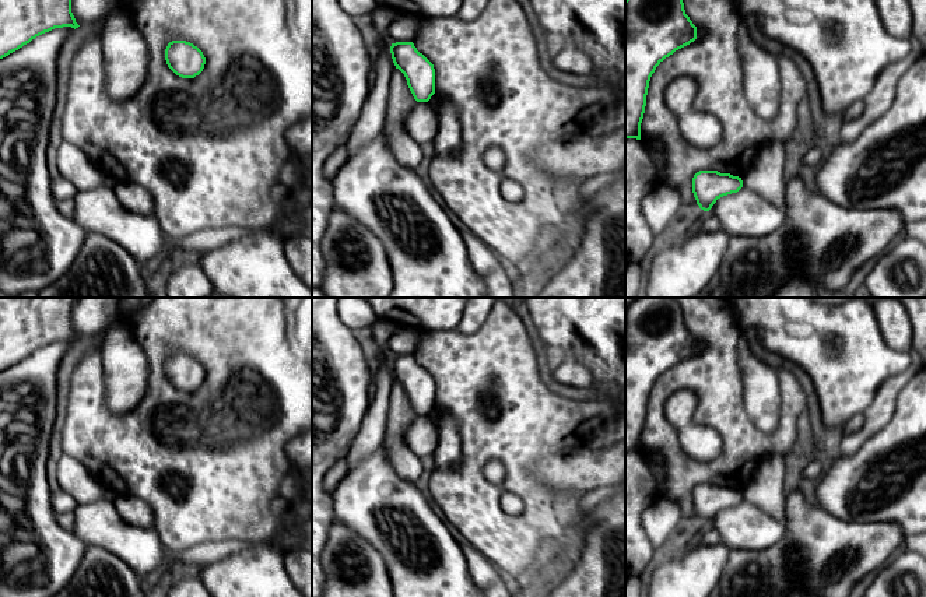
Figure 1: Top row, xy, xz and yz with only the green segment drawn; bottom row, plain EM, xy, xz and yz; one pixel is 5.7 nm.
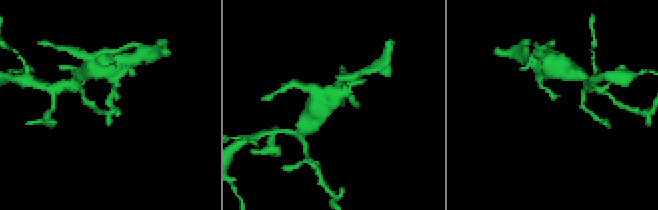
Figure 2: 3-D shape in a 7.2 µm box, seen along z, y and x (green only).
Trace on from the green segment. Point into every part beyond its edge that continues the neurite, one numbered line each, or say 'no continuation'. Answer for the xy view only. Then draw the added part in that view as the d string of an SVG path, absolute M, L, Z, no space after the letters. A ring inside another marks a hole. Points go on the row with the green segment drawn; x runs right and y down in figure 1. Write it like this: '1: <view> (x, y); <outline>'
no continuation

